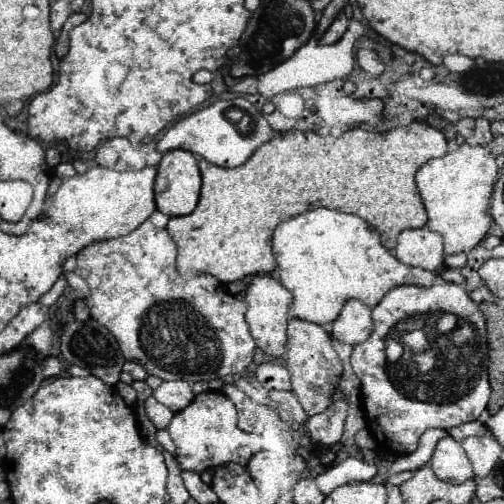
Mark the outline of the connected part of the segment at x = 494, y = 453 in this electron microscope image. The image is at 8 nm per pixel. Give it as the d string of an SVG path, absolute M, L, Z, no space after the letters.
M490 434L470 436L462 442L462 448L464 448L464 452L474 468L476 478L488 476L500 458L500 452L502 452L498 442L494 442L494 438Z

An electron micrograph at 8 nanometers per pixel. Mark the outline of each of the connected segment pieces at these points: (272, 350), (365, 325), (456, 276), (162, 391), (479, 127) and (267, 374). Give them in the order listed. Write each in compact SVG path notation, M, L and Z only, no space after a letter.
M258 274L246 288L246 322L250 326L250 332L256 340L256 344L266 354L284 354L286 344L286 322L288 322L288 304L292 300L292 294L270 274Z
M354 298L348 300L340 312L340 316L328 324L328 330L334 334L336 340L344 344L358 344L366 340L372 332L372 314L370 306L366 306L362 300Z
M450 266L442 268L442 270L438 272L438 276L440 276L444 282L452 282L452 284L462 284L462 282L464 282L464 278L462 278L460 272L458 272L458 268L450 268Z
M174 380L174 382L162 382L156 390L154 390L154 398L164 404L166 408L170 408L172 412L180 412L186 406L190 406L190 402L194 400L194 392L192 392L192 384L190 382L182 382L182 380Z
M476 118L476 128L474 134L466 140L470 144L488 144L492 140L492 132L490 132L490 122L486 118Z
M262 362L256 368L256 378L264 384L268 390L292 390L290 372L280 362Z

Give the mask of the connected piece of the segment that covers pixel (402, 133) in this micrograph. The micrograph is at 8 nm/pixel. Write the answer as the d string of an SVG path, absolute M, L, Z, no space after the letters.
M412 120L408 126L394 126L394 128L390 128L390 130L386 130L386 132L375 132L363 129L361 126L354 126L354 128L350 128L348 132L344 132L340 138L334 138L334 136L330 136L330 134L326 134L326 136L322 136L322 134L318 134L318 132L314 132L314 130L286 130L286 132L278 132L278 134L274 134L268 142L264 142L262 146L258 146L254 152L252 152L252 156L244 162L244 164L240 164L240 166L236 166L236 168L222 168L222 166L214 166L214 164L208 164L204 158L198 158L198 168L200 168L200 176L202 176L202 196L200 196L200 202L198 202L198 206L196 206L196 210L192 212L192 214L188 214L188 216L176 216L176 218L172 218L170 220L170 224L168 224L168 230L170 230L170 234L172 234L172 238L176 240L176 244L178 244L178 270L180 270L180 274L184 276L184 278L188 278L188 276L194 276L194 274L198 274L198 272L208 272L208 274L214 274L216 278L218 278L219 282L222 282L222 288L224 290L226 288L226 284L229 282L234 282L234 280L240 280L240 278L244 278L246 274L252 274L252 272L272 272L274 270L274 266L276 266L276 262L274 262L274 252L272 252L272 242L270 242L270 238L272 238L272 232L274 232L274 228L278 226L278 222L284 222L286 218L290 218L290 216L294 216L294 214L300 214L300 212L304 212L306 210L306 206L326 206L326 208L336 208L336 210L342 210L342 212L348 212L348 214L356 214L356 216L360 216L360 218L364 218L370 226L374 226L378 232L380 232L380 238L382 238L382 244L388 248L388 250L394 250L396 248L396 236L402 232L402 230L406 230L406 228L422 228L422 226L426 226L426 222L428 222L428 214L426 214L426 208L424 208L424 202L422 202L422 198L420 198L420 194L416 192L416 184L414 184L414 174L416 174L416 170L424 164L424 162L428 162L430 158L438 158L438 156L444 156L448 152L448 146L446 146L446 138L442 136L442 132L438 130L438 128L434 128L434 126L430 126L430 124L426 124L426 122L422 122L422 120Z

